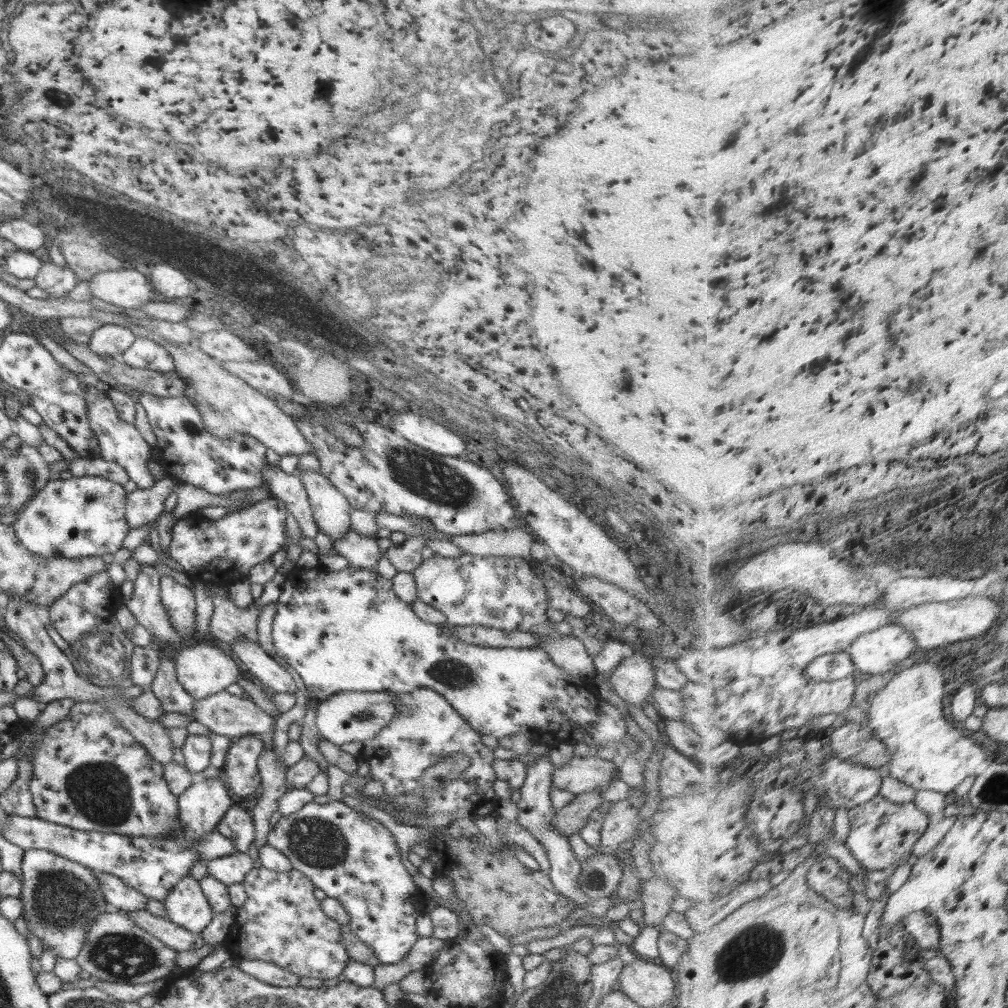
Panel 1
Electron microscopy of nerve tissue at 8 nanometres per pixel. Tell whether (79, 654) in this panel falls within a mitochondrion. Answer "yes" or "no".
yes

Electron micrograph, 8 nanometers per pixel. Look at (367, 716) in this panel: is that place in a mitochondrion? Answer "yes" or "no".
yes

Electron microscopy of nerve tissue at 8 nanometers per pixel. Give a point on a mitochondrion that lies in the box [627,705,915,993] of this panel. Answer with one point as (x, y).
(760, 947)

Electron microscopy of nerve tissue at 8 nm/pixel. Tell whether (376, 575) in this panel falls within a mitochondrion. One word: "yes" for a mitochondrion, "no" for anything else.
no

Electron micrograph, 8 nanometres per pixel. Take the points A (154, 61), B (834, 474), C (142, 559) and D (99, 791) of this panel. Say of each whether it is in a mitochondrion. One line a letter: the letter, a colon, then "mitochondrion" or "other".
A: other
B: other
C: other
D: mitochondrion

